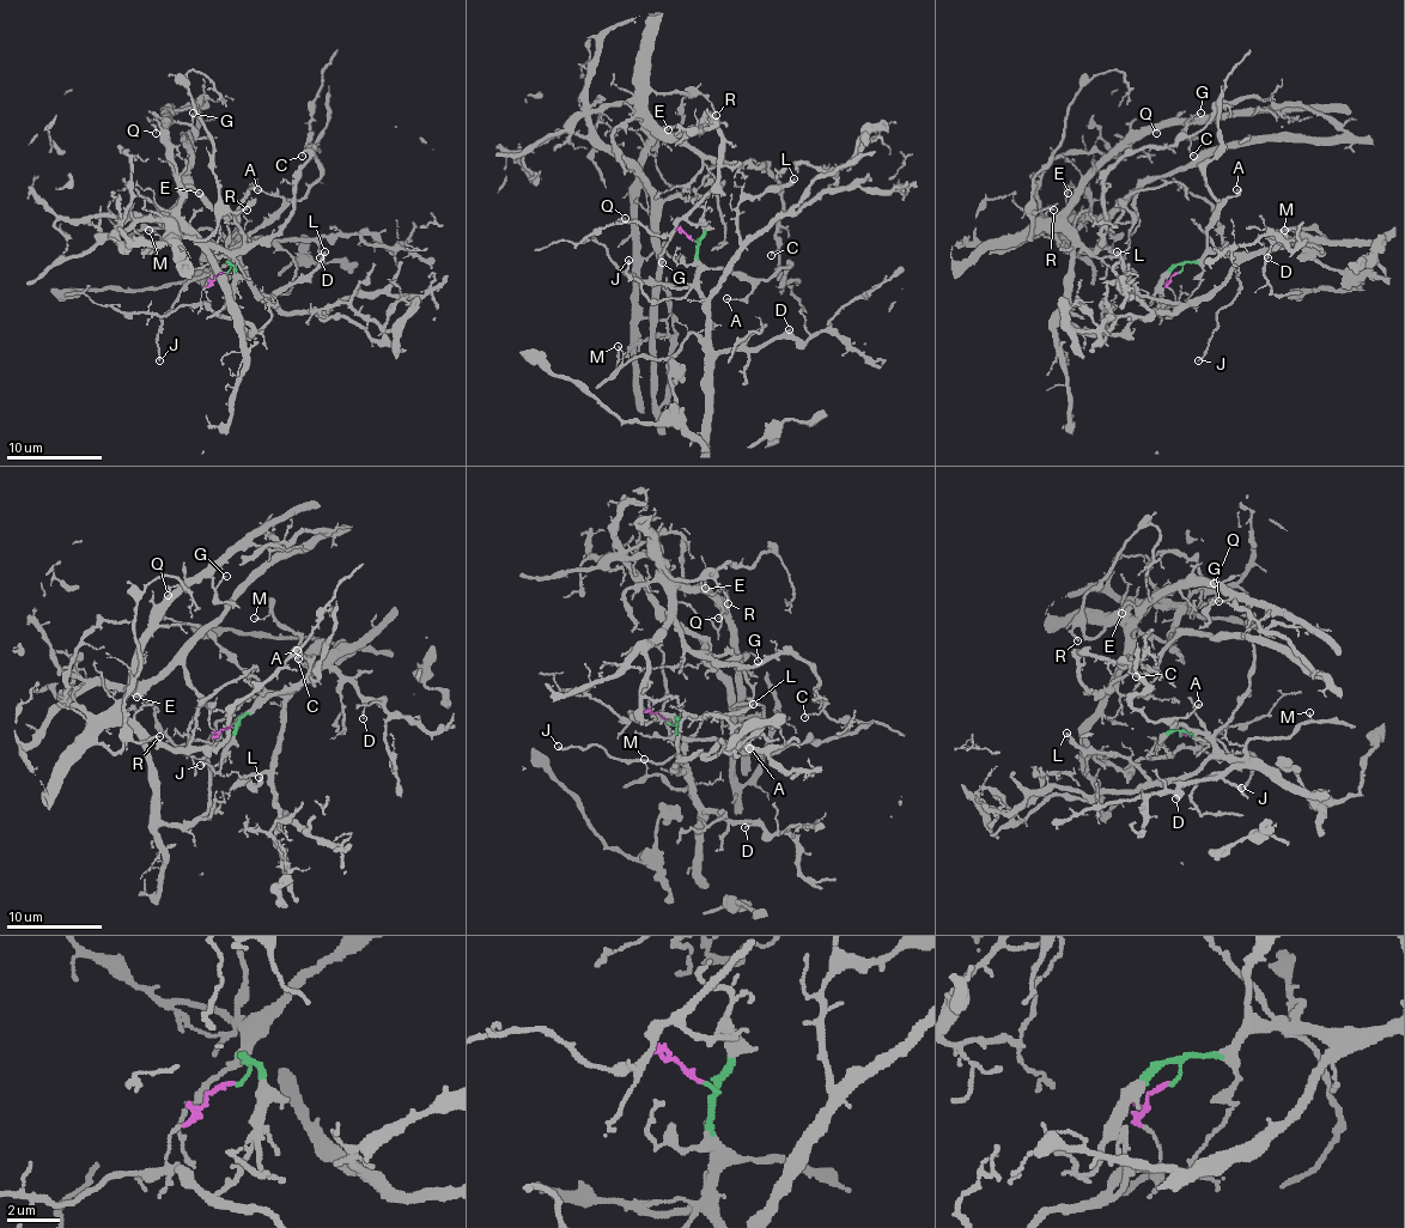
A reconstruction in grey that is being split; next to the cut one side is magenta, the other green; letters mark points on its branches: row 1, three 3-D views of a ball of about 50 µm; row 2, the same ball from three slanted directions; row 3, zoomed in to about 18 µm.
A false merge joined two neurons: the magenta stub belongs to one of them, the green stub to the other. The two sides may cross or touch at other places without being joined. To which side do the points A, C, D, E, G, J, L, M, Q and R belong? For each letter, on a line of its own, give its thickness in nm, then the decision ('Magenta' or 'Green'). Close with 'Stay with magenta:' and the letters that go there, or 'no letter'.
A: Thickness 120 nm. Green
C: Thickness 90 nm. Magenta
D: Thickness 120 nm. Green
E: Thickness 110 nm. Magenta
G: Thickness 100 nm. Magenta
J: Thickness 140 nm. Green
L: Thickness 200 nm. Green
M: Thickness 110 nm. Green
Q: Thickness 180 nm. Magenta
R: Thickness 140 nm. Magenta
Stay with magenta: C, E, G, Q, R

